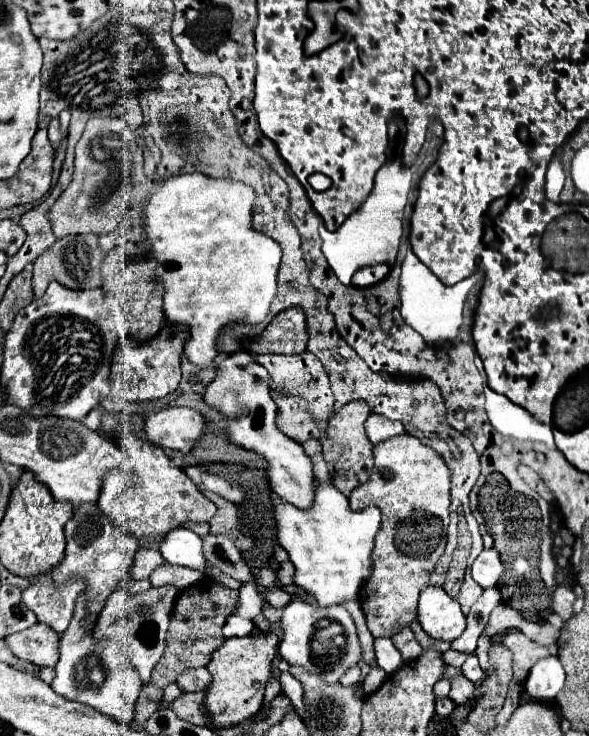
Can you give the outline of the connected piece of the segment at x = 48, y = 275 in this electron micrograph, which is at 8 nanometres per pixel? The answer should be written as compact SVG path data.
M80 234L80 236L64 236L56 240L44 254L40 254L34 260L34 270L32 270L32 288L34 294L40 296L48 288L52 280L58 280L60 284L68 288L100 288L102 278L100 278L100 264L104 258L104 250L98 248L98 236L94 234Z

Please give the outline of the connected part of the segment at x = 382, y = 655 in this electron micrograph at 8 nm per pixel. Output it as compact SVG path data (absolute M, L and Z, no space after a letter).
M390 638L374 640L374 650L376 650L376 664L384 668L386 674L394 674L404 664L398 648L392 644Z

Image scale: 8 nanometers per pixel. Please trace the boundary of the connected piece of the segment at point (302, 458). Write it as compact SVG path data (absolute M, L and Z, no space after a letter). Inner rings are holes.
M236 352L220 364L218 376L206 388L204 402L210 408L214 408L216 412L220 412L222 416L226 416L226 420L228 420L226 432L228 432L228 438L232 444L264 456L264 460L268 462L266 476L270 480L270 488L286 502L292 502L298 508L308 508L314 498L312 462L304 454L304 450L298 442L294 442L292 438L288 438L286 434L282 434L276 428L276 424L274 424L276 404L272 400L268 380L270 380L270 374L264 366L260 366L248 352ZM242 406L248 408L248 414L240 420L232 418L234 412Z

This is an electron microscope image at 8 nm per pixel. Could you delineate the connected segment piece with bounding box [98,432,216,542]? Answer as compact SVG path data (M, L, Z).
M120 432L118 444L124 448L130 460L124 468L112 470L104 476L104 486L98 498L98 508L114 526L122 528L138 542L160 542L168 532L182 528L188 522L210 522L210 518L216 514L216 506L204 498L182 468L170 466L170 458L160 448L132 436L130 432Z

